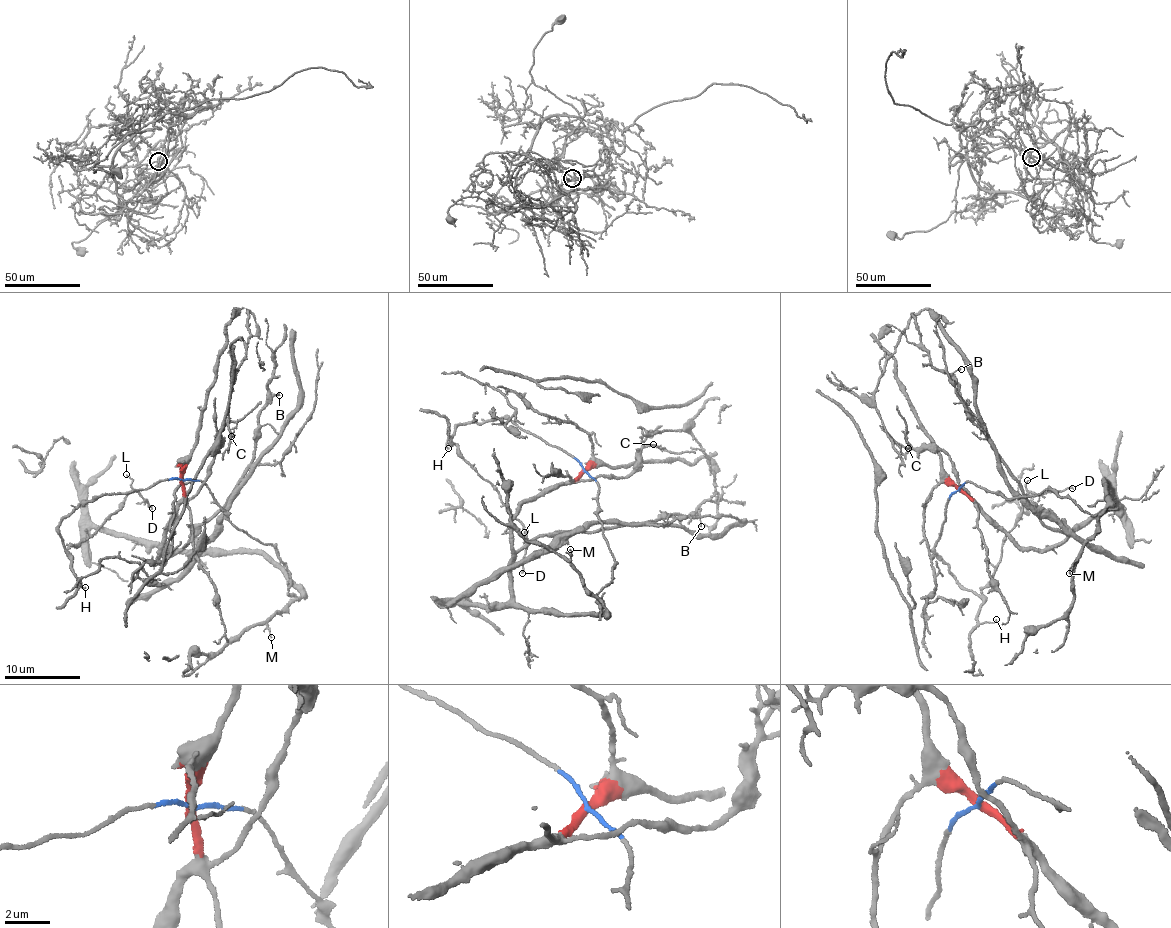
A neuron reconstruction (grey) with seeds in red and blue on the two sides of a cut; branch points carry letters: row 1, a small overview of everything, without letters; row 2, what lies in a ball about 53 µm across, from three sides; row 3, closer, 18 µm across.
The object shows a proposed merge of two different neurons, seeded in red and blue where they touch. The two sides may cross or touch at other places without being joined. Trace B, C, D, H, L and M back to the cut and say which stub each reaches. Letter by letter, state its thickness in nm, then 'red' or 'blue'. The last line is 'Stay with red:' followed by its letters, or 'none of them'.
B: 140 nm | red
C: 100 nm | red
D: 150 nm | blue
H: 110 nm | blue
L: 110 nm | blue
M: 100 nm | red
Stay with red: B, C, M

